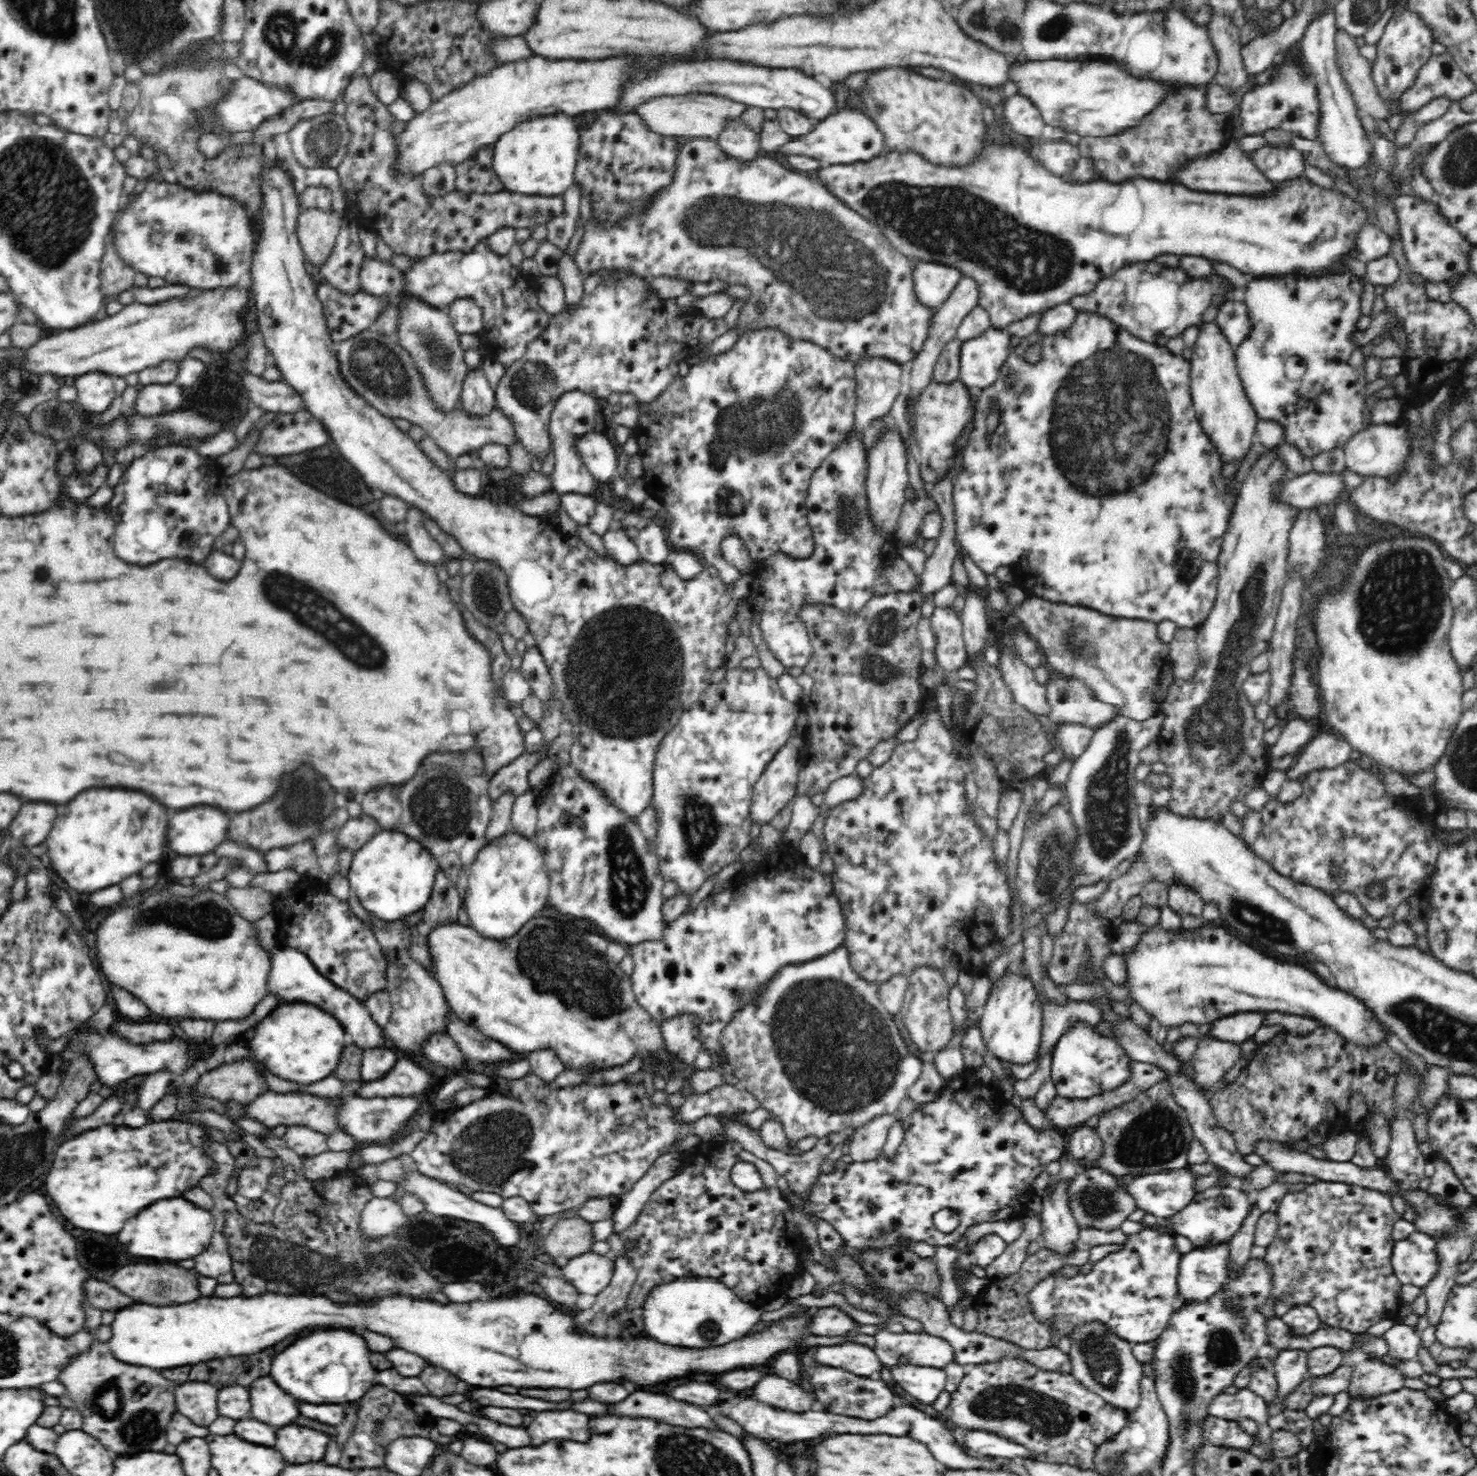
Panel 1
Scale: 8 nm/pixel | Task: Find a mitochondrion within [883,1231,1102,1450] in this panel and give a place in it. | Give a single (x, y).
(1061, 1422)

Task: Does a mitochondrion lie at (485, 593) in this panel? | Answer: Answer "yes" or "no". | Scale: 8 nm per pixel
yes

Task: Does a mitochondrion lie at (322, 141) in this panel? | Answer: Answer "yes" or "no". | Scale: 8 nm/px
yes

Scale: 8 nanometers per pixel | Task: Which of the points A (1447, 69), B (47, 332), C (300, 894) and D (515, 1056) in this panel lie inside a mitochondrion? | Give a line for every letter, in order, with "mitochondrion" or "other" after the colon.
A: other
B: other
C: other
D: other

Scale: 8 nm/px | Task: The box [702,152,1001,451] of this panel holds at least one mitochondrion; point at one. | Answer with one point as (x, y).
(778, 415)

